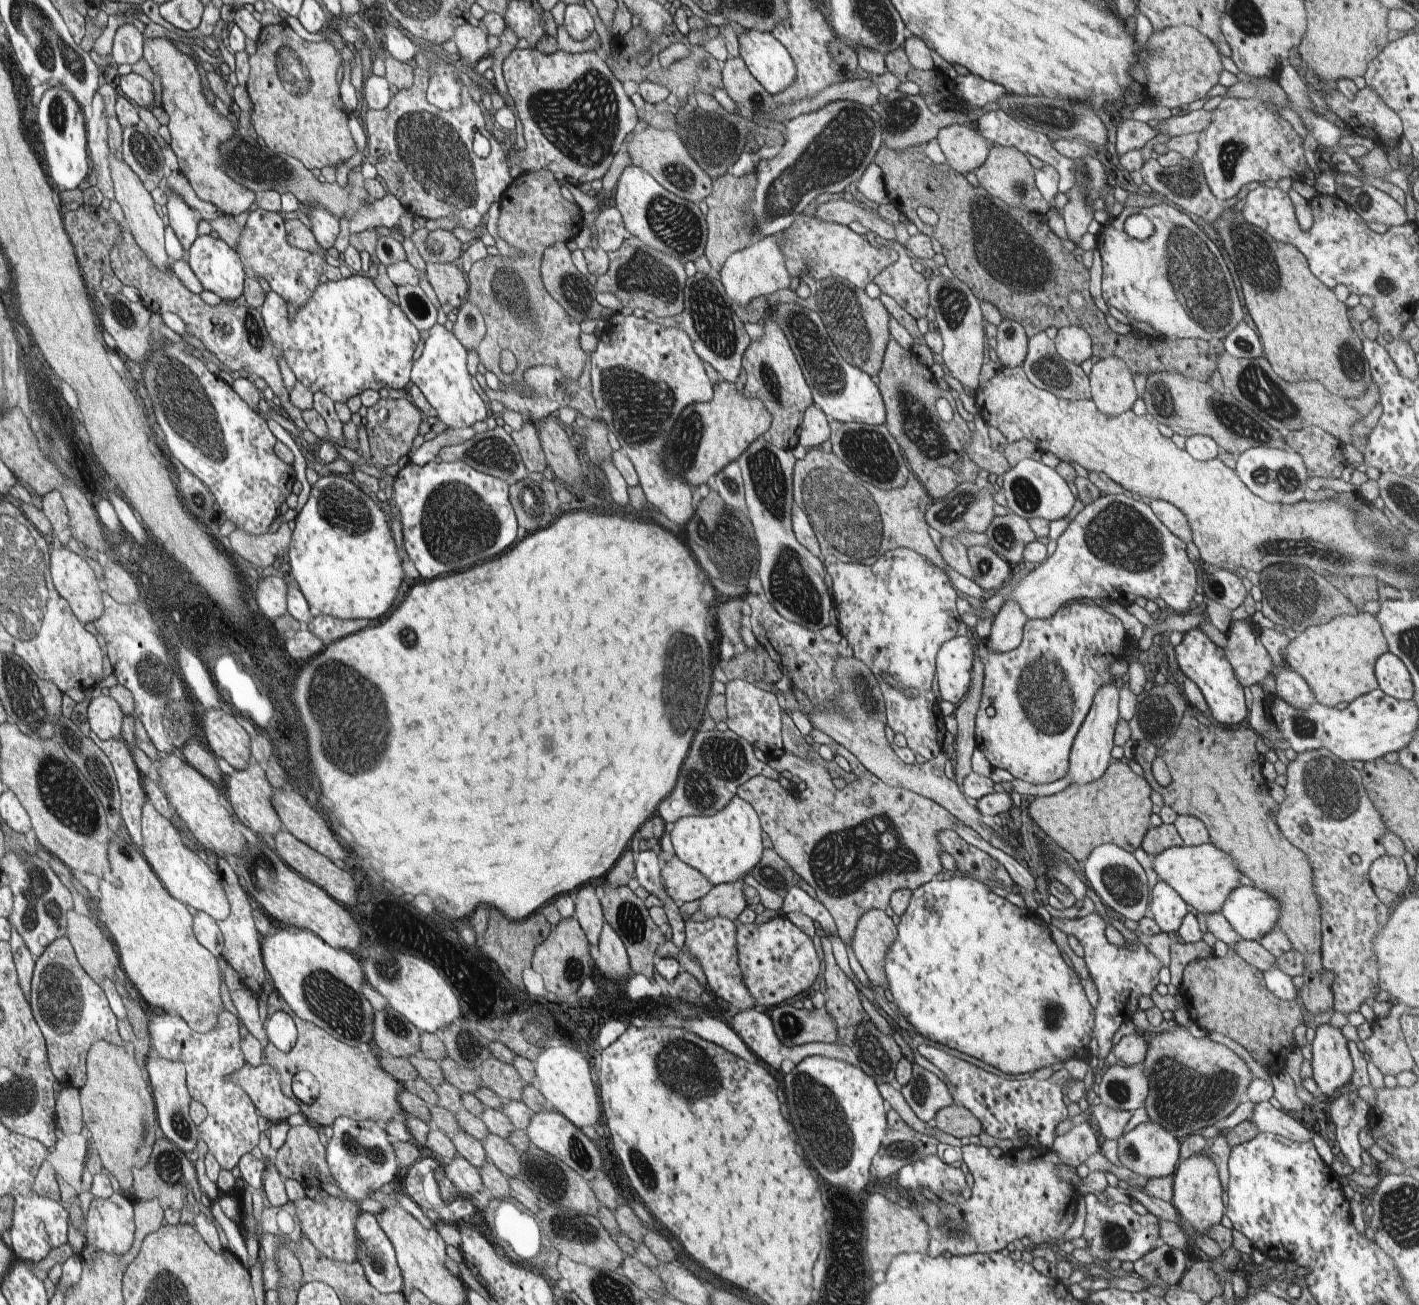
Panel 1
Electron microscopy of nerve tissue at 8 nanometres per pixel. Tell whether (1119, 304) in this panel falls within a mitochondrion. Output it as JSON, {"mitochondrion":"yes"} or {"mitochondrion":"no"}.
{"mitochondrion":"no"}

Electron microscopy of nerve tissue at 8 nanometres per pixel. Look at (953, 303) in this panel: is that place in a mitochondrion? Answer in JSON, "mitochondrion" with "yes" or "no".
{"mitochondrion":"yes"}

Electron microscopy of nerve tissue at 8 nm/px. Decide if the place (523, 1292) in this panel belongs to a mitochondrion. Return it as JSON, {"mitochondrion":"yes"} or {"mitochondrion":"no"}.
{"mitochondrion":"no"}

